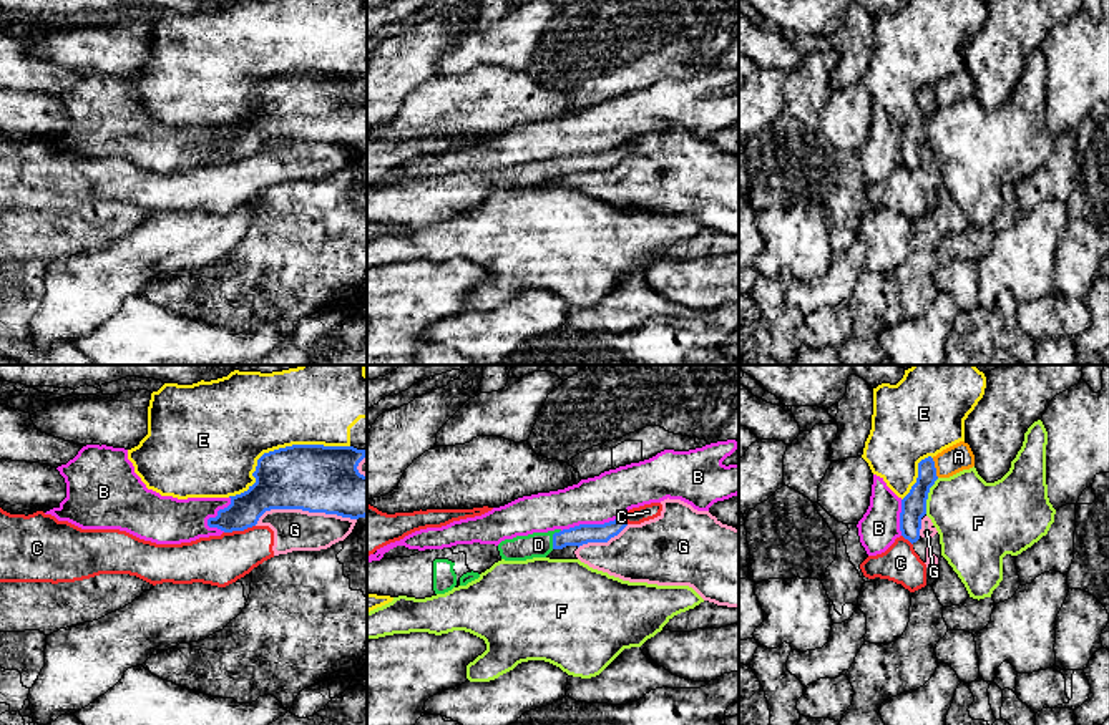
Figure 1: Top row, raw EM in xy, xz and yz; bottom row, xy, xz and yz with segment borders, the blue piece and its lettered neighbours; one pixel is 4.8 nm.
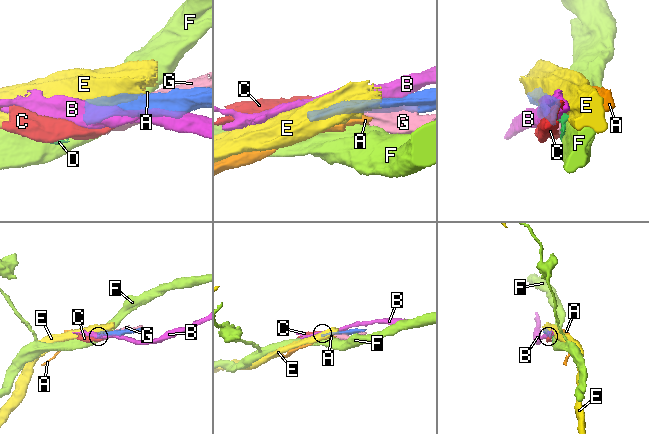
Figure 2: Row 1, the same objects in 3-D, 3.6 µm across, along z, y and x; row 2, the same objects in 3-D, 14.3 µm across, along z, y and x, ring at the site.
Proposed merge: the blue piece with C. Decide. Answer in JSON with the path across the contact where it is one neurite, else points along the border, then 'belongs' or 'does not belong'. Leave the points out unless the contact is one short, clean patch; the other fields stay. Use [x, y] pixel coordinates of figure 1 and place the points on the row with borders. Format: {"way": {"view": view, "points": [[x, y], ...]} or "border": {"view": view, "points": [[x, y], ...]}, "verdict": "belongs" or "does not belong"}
{"border": {"view": "xy", "points": [[254, 525], [224, 533]]}, "verdict": "does not belong"}

